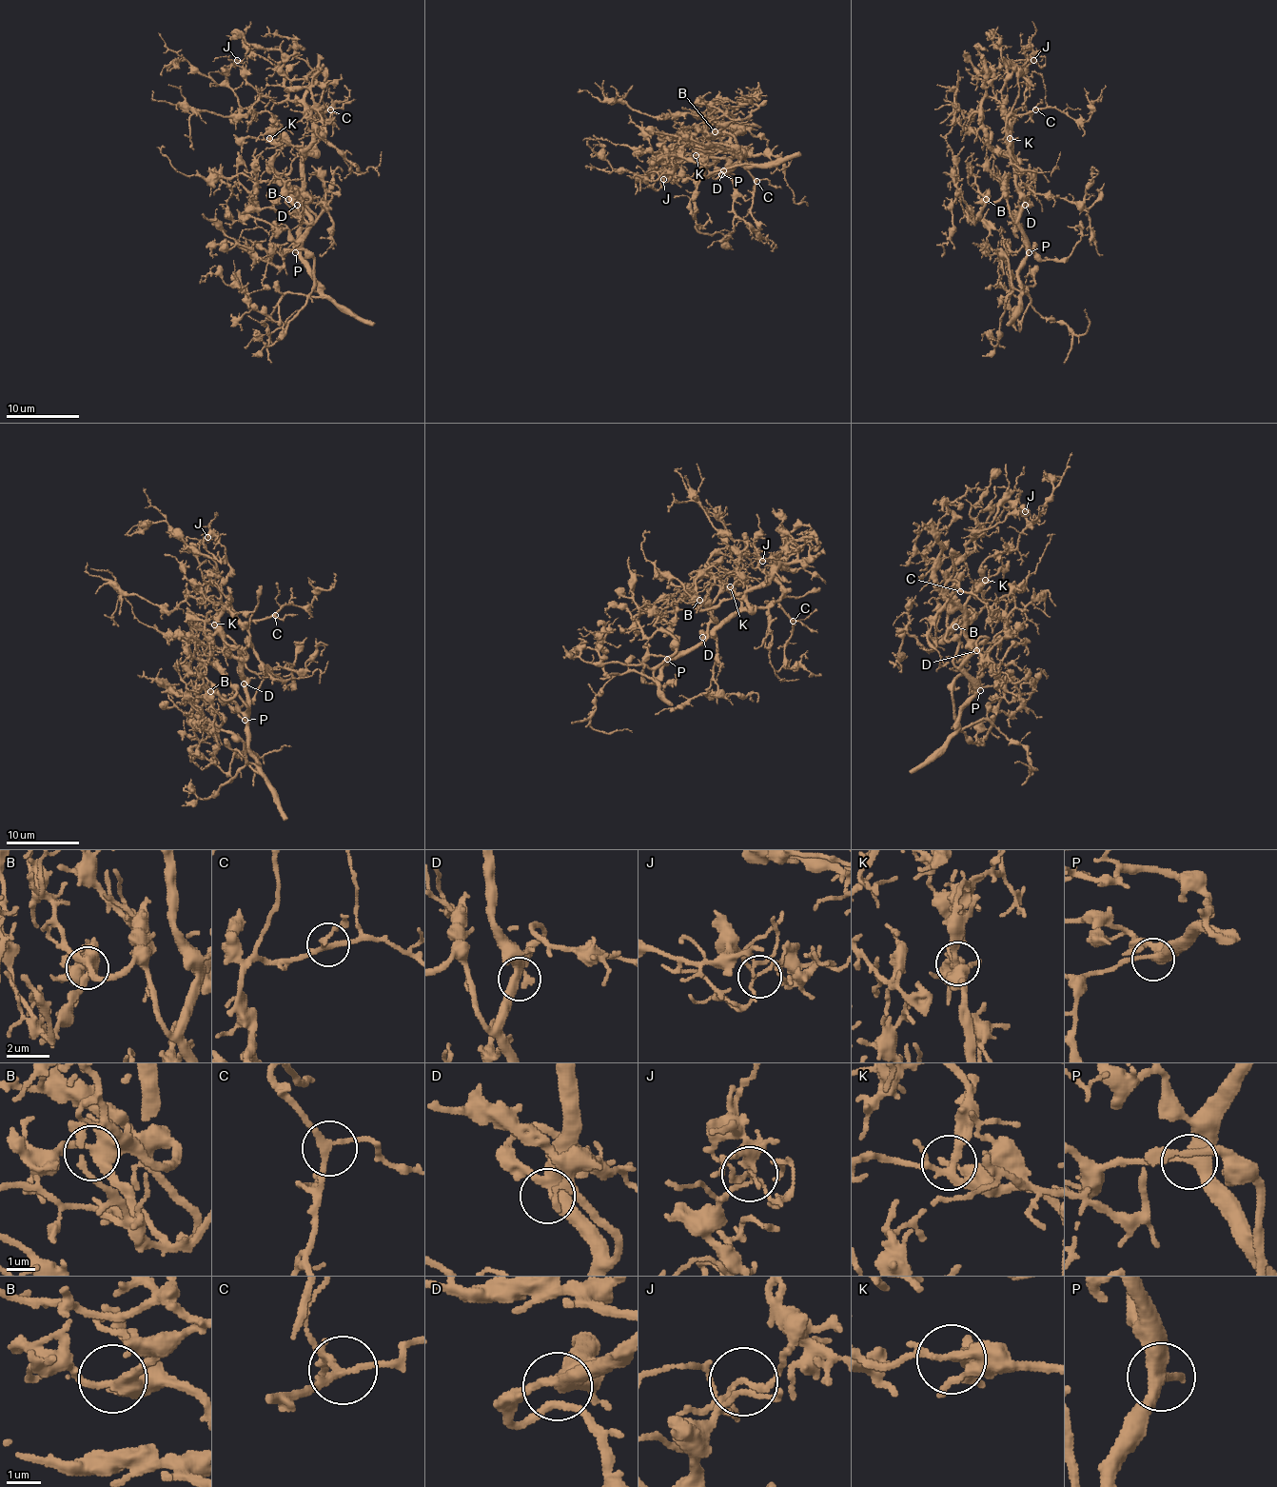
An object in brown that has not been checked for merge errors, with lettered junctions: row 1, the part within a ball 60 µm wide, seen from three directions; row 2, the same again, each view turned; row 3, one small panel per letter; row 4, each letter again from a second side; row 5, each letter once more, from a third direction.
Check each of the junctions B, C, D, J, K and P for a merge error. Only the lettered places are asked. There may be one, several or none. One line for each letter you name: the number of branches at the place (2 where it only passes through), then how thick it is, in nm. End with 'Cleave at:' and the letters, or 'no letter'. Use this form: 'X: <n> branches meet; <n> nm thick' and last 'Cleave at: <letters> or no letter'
Cleave at: no letter

